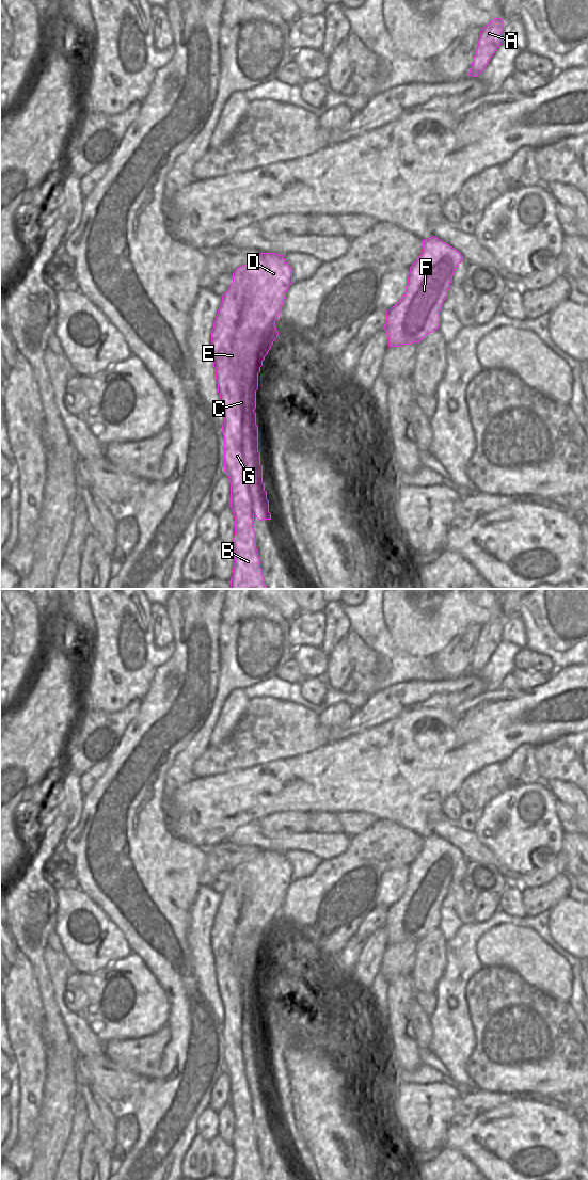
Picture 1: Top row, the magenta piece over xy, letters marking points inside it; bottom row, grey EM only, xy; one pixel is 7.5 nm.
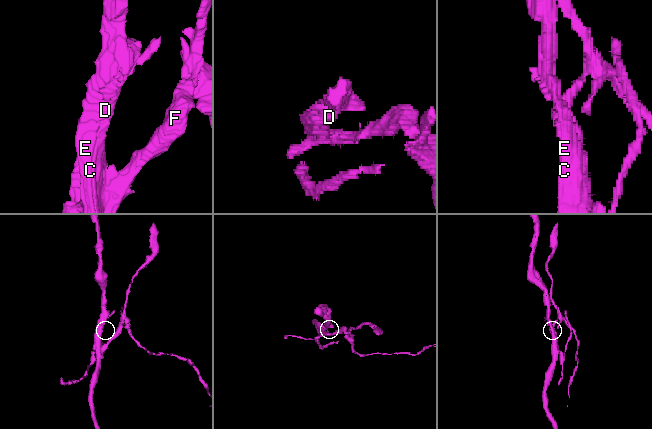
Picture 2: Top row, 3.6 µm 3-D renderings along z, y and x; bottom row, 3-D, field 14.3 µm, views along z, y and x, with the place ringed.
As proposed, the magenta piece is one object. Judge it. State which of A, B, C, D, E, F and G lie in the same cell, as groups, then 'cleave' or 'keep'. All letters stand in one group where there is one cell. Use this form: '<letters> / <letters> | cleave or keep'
A F / B C D E G | cleave

